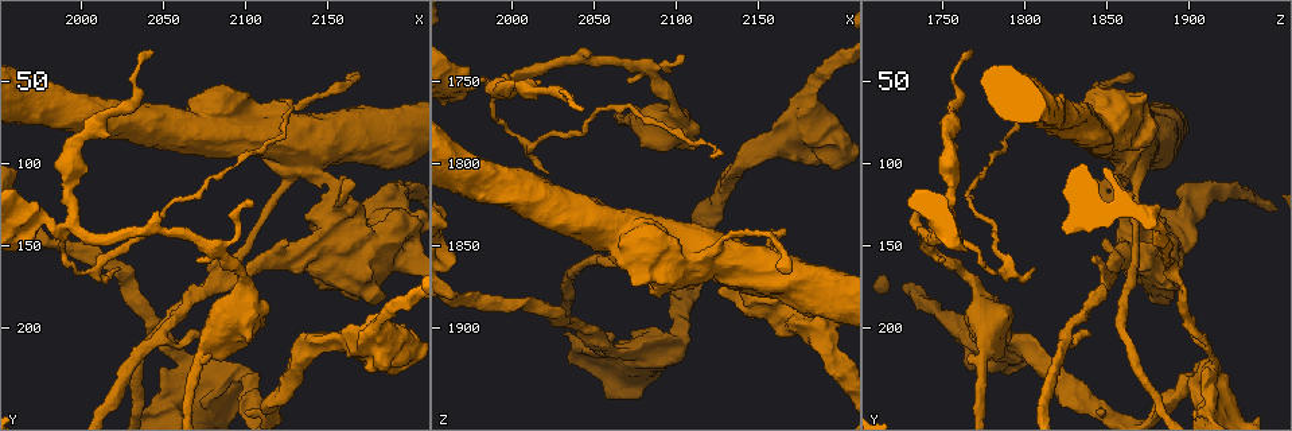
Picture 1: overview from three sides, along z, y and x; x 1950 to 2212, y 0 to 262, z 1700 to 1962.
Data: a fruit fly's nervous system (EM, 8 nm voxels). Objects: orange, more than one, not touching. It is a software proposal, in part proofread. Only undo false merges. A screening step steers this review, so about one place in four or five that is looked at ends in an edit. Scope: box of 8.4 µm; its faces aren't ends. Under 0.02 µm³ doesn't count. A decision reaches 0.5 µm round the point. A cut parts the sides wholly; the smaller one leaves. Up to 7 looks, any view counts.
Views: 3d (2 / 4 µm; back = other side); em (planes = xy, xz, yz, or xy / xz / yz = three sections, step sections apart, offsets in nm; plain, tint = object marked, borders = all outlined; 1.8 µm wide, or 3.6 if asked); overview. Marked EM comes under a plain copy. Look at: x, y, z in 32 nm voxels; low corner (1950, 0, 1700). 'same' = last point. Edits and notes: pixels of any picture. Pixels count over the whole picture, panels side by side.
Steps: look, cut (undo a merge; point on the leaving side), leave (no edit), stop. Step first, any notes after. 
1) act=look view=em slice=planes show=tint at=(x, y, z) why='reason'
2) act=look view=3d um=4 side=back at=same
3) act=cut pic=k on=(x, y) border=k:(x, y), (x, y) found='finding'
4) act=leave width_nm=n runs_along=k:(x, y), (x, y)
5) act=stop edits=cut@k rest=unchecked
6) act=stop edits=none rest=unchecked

act=look view=3d um=4 at=(2166, 148, 1878) why='abrupt turn'

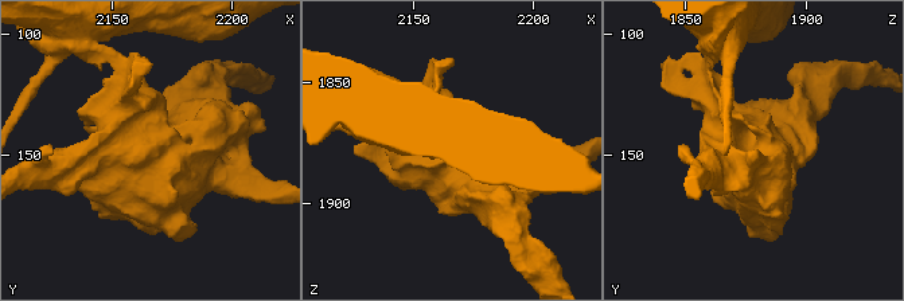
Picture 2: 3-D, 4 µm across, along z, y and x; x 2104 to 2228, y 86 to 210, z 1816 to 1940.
act=look view=em um=3.6 slice=planes show=tint at=same

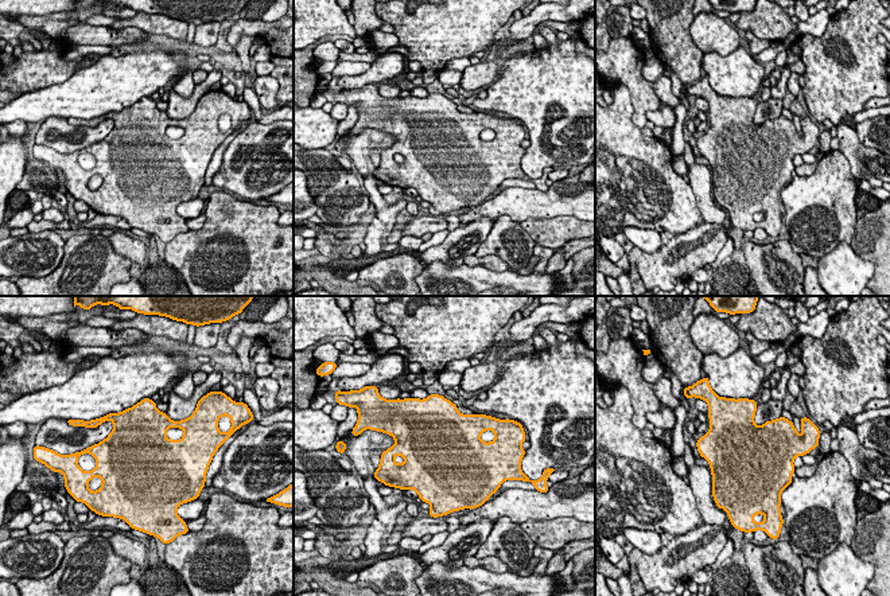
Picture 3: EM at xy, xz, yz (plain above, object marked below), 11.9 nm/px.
act=leave found='one neuron here'

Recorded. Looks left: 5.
act=look view=em slice=planes show=tint at=(2098, 228, 1906) why='sudden change in width'

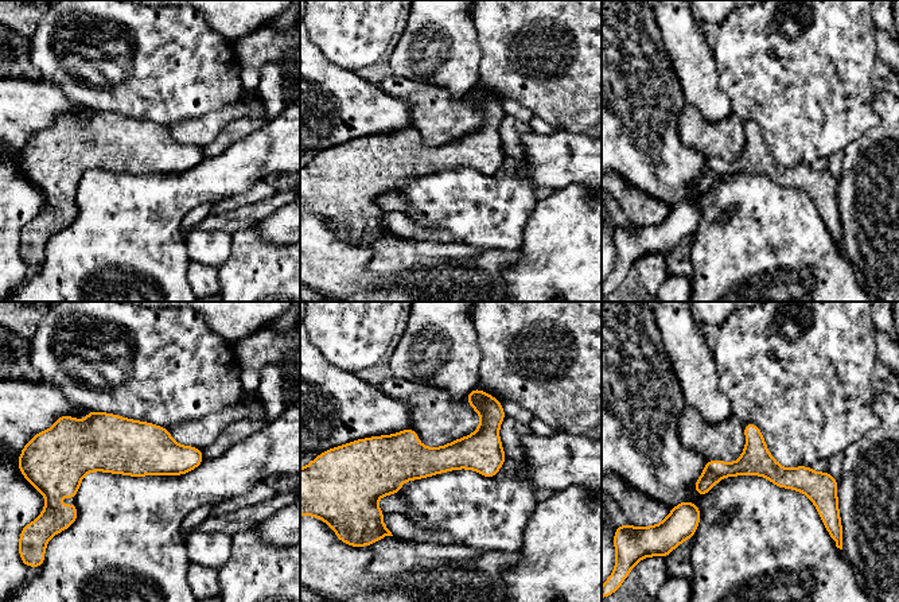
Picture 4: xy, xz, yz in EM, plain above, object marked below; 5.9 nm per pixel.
act=leave width_nm=180 runs_along=4:(501, 415), (451, 457), (370, 446) found='all the same neuron'

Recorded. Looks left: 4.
act=look view=em slice=planes show=tint at=(1994, 136, 1750) why='looks like a crossing'

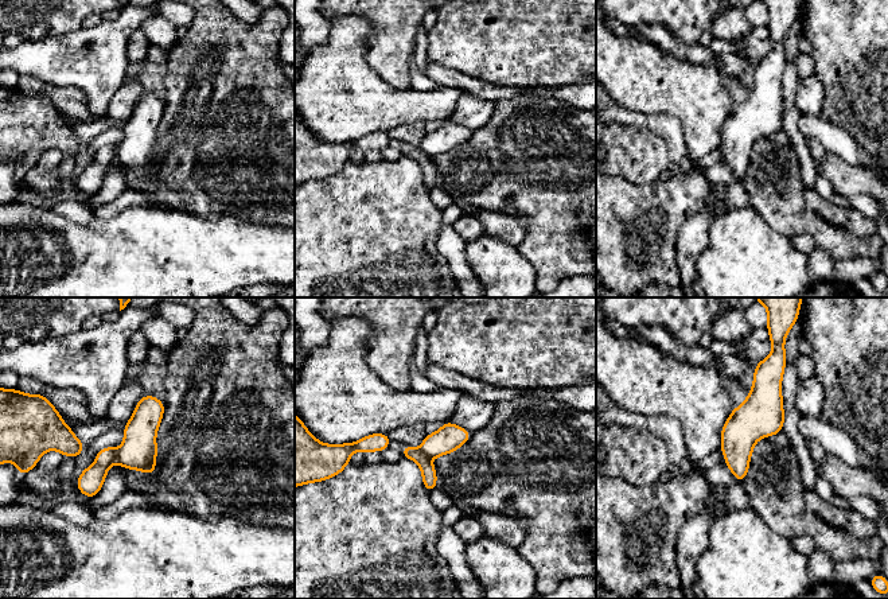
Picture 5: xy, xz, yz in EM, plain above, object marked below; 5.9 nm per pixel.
act=cut pic=5 on=(90, 481) width_nm=160 border=5:(117, 451), (116, 461) found='two neurons meet here'

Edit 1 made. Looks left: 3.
act=stop edits=cut@5 rest=unchecked

